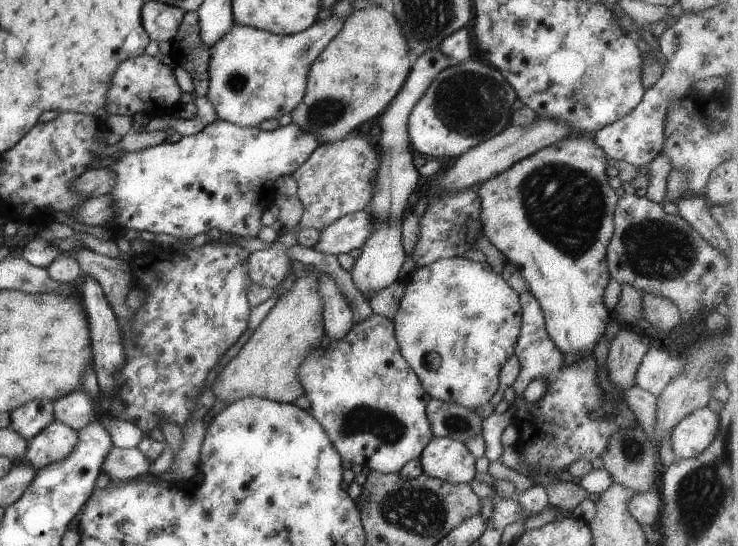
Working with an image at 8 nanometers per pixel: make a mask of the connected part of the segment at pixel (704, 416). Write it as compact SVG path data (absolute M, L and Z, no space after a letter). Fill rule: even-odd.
M716 405L693 410L671 431L671 451L675 459L693 459L713 441L719 425Z

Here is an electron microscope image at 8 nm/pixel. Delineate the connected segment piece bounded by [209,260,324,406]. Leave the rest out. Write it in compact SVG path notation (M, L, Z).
M295 260L291 261L291 269L295 274L293 286L278 298L239 352L225 366L216 369L213 373L215 378L210 378L211 394L226 406L244 397L263 398L281 404L294 403L303 395L295 370L309 350L320 346L324 334L321 298L317 294L319 272L307 272Z

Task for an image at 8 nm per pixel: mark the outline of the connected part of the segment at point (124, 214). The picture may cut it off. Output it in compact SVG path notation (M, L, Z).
M216 119L211 124L207 124L207 126L200 132L197 132L197 134L182 137L179 142L173 142L173 144L162 142L157 146L139 149L134 152L125 152L123 150L123 152L121 152L122 155L113 161L110 166L107 166L107 168L111 168L113 174L115 174L115 184L113 184L113 188L107 192L107 194L111 196L111 200L113 200L113 218L104 226L110 229L117 238L123 237L125 232L131 229L139 232L151 232L154 235L167 234L180 240L193 238L195 234L207 233L209 230L217 230L219 235L220 231L222 231L243 238L246 236L255 238L262 228L260 217L263 210L272 205L277 197L274 186L275 180L281 176L290 175L291 172L295 172L295 170L315 151L318 145L319 140L315 138L315 134L305 132L301 130L301 128L297 128L293 123L287 124L287 126L280 126L273 131L261 131L258 127L241 127Z

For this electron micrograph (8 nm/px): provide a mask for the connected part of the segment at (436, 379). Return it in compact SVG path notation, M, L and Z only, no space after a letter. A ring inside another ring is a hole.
M463 257L441 258L415 269L404 280L404 287L403 296L391 319L395 342L401 357L415 372L427 395L442 402L475 408L496 400L501 366L514 355L519 335L519 294L487 263L472 262Z

